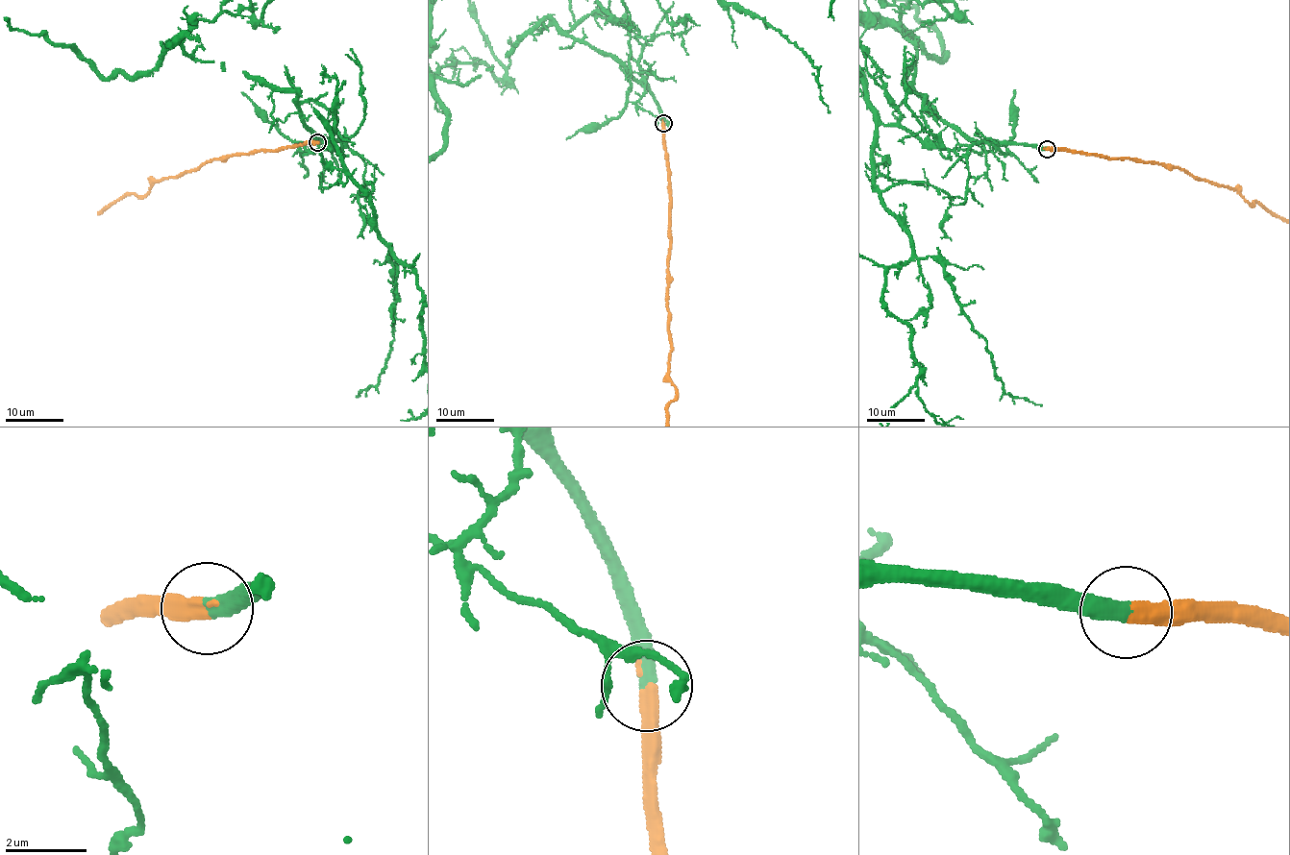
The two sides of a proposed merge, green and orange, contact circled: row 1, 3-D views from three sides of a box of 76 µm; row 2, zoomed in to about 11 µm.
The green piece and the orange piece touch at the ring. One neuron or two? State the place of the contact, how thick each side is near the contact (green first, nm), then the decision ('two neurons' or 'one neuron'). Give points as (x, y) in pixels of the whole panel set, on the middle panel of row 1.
place (663, 123); calibres 360 and 380 nm; one neuron

